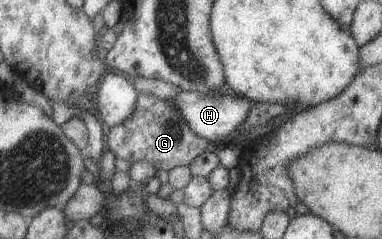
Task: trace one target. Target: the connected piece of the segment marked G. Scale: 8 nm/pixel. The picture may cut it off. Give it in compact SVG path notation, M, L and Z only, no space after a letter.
M140 93L135 100L135 110L131 112L131 116L128 116L127 120L123 120L123 124L104 129L104 133L104 144L107 144L107 148L116 158L123 158L129 164L143 160L157 170L167 171L175 168L175 166L188 166L195 156L205 151L208 142L207 139L195 136L195 133L191 132L187 122L183 120L183 115L179 114L179 110L169 102L169 99L159 99L149 94Z

